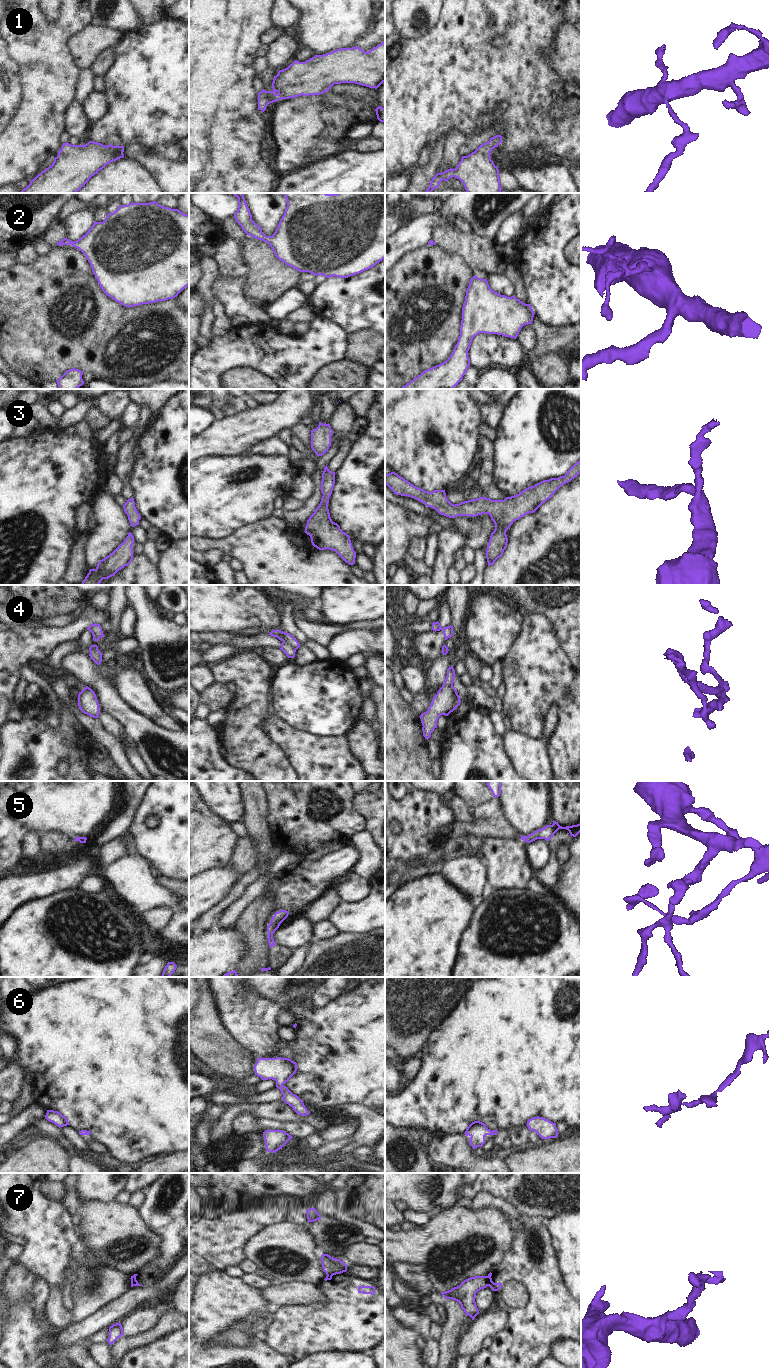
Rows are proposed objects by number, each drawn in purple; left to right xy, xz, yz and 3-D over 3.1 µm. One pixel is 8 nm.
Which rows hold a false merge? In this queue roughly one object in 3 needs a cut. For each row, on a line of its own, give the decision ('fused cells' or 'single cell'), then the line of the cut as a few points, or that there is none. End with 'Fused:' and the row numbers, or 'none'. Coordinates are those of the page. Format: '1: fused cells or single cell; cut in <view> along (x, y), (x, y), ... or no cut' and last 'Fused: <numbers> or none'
1: single cell; no cut
2: single cell; no cut
3: single cell; no cut
4: fused cells; cut in xz along (283, 641), (295, 650)
5: single cell; no cut
6: single cell; no cut
7: fused cells; cut in yz along (487, 1276), (488, 1285)
Fused: 4, 7

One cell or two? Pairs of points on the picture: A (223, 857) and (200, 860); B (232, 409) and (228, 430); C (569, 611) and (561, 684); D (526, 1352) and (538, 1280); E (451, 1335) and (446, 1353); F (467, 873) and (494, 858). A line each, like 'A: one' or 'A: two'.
A: one
B: two
C: two
D: one
E: one
F: two

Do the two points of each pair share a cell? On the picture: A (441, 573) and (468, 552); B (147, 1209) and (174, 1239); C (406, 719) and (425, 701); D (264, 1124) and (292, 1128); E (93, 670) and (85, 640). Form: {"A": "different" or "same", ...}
{"A": "different", "B": "same", "C": "different", "D": "same", "E": "different"}

